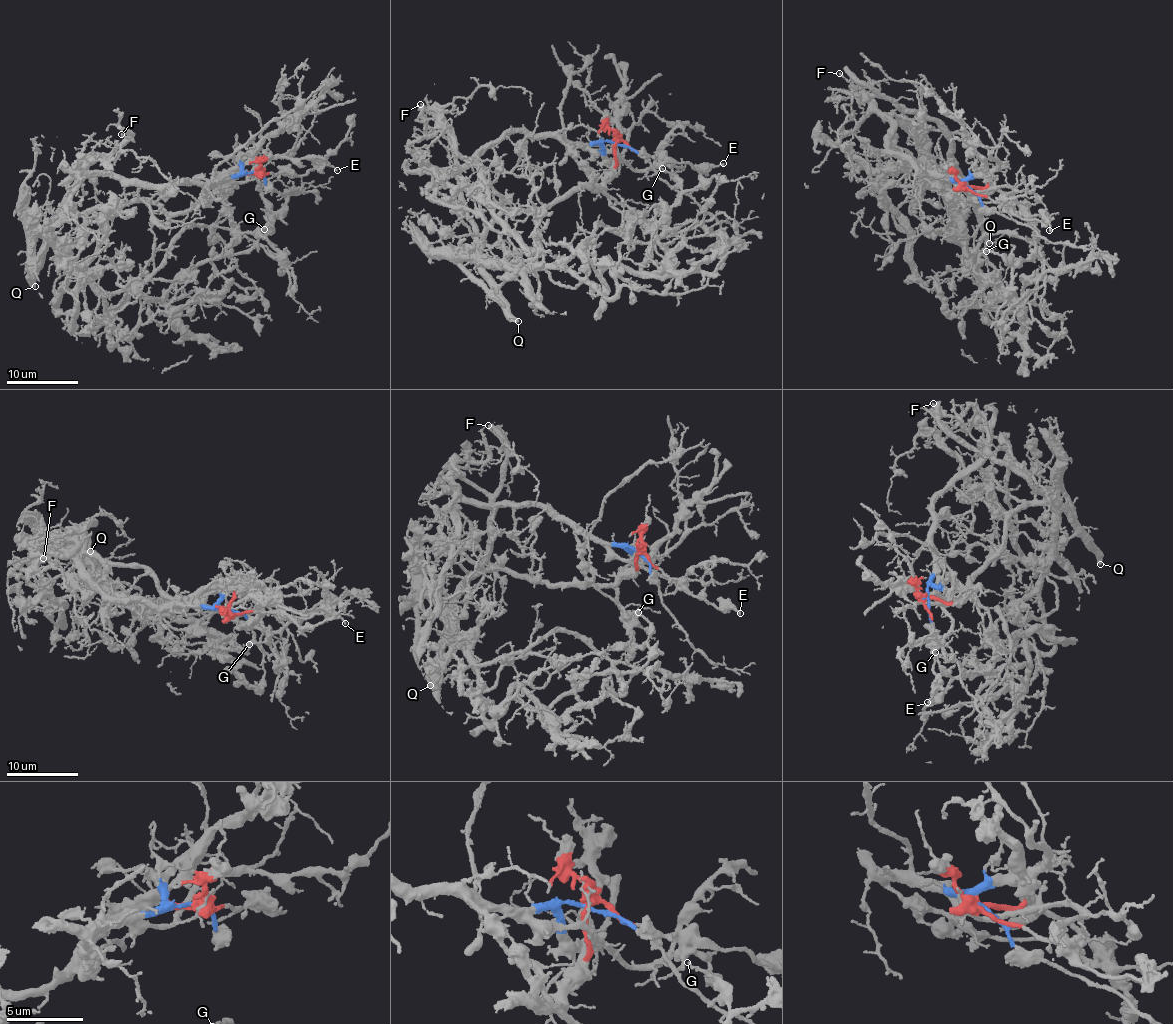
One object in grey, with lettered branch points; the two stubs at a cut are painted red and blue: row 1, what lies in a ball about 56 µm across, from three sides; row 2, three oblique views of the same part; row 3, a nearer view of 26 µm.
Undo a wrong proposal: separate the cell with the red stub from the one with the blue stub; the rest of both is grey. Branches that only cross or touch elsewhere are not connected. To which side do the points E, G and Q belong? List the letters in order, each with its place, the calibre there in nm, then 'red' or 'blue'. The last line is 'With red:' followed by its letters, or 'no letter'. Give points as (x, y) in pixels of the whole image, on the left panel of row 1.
E: at (337, 170); 180 nm thick; red
G: at (264, 229); 170 nm thick; red
Q: at (35, 286); 400 nm thick; red
With red: E, G, Q

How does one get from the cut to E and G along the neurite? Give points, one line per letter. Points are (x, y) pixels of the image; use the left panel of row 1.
E: (255, 172), (307, 174), (331, 165), (337, 170)
G: (255, 172), (241, 171), (212, 181), (227, 217), (241, 232), (267, 234), (269, 227), (264, 229)

